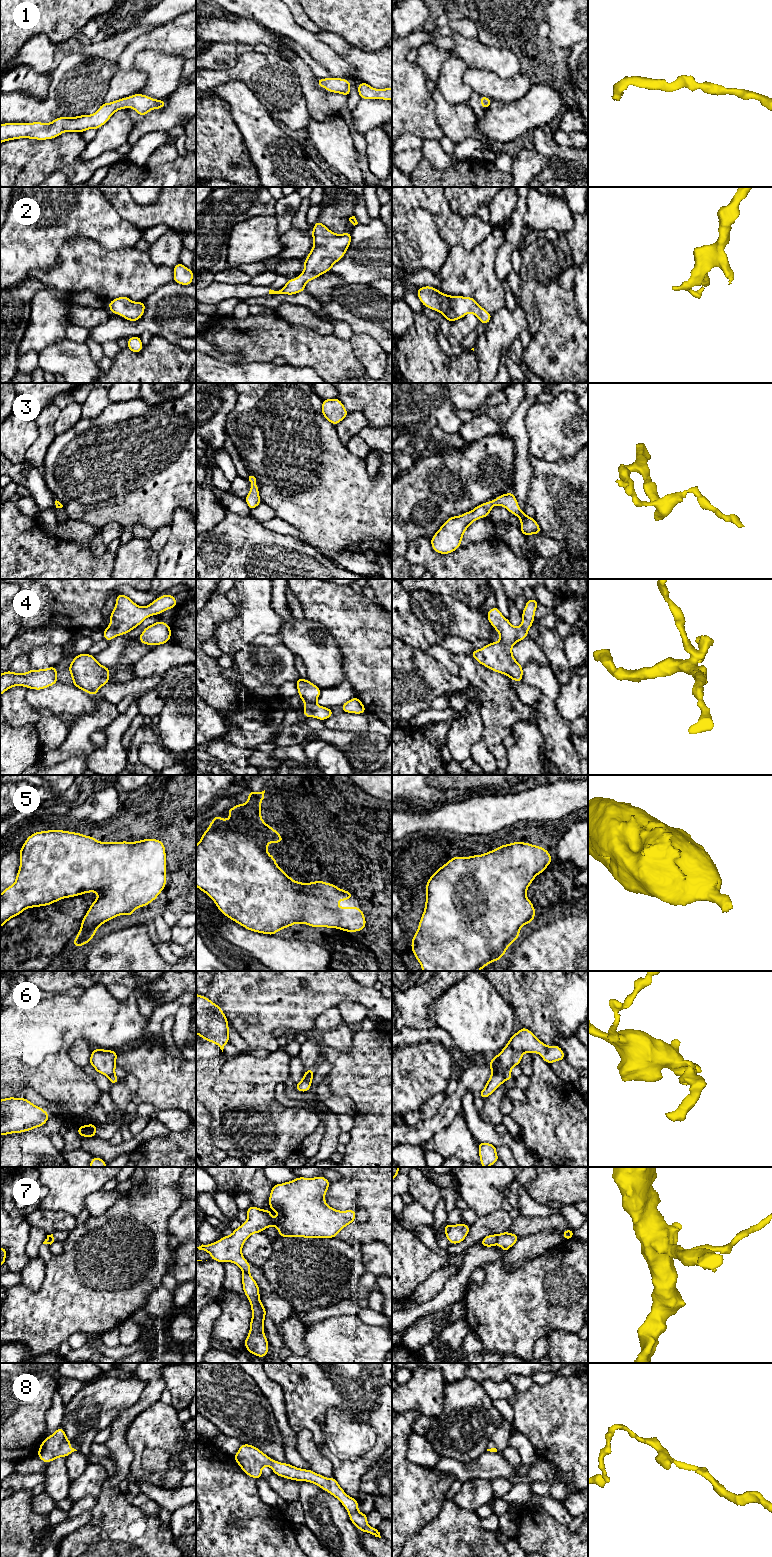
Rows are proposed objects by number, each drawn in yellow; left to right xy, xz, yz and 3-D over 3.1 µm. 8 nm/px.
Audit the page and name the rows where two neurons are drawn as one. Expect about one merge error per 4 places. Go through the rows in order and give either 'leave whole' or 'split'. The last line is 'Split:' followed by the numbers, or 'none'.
1: leave whole
2: leave whole
3: leave whole
4: leave whole
5: leave whole
6: split
7: split
8: leave whole
Split: 6, 7

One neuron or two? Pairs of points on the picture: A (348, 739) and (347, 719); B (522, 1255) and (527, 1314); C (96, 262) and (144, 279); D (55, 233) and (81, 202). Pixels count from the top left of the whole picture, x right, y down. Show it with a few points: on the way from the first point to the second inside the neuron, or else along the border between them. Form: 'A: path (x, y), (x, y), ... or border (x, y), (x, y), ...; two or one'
A: border (326, 727), (338, 731), (367, 731); two
B: border (544, 1252), (512, 1271), (507, 1271), (500, 1260); two
C: path (108, 271), (132, 273); one
D: path (61, 225), (61, 222), (73, 210); one

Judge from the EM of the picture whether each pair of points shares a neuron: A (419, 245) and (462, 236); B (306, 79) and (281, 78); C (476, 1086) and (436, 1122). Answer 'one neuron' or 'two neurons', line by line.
A: two neurons
B: two neurons
C: one neuron

